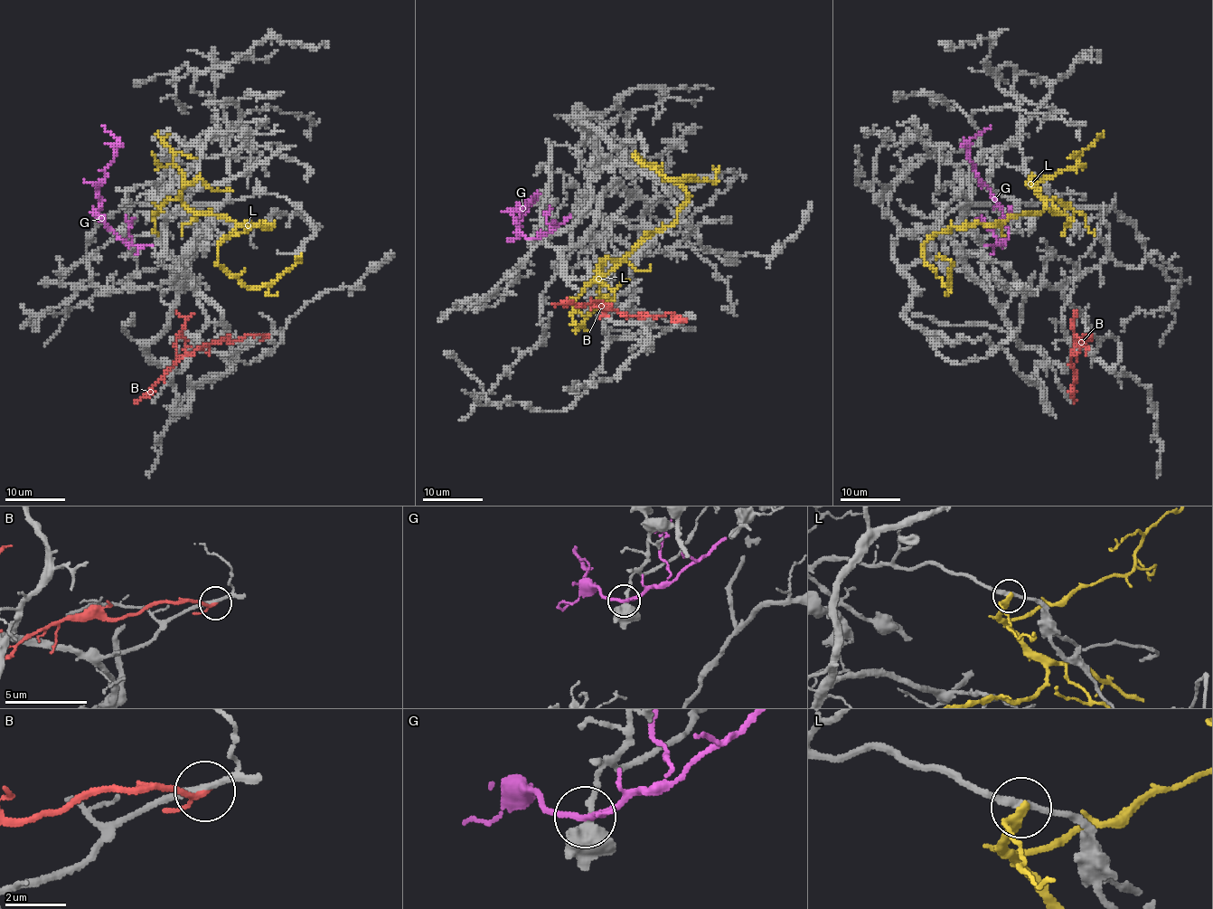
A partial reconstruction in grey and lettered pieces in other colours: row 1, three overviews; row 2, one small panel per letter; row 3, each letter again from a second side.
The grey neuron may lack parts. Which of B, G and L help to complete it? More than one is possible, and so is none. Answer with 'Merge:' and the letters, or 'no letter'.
Merge: G

